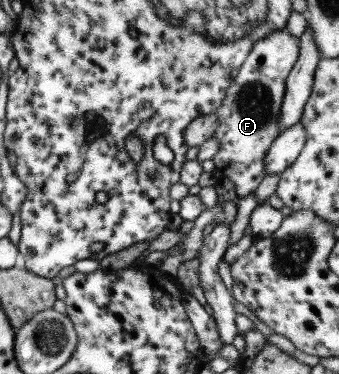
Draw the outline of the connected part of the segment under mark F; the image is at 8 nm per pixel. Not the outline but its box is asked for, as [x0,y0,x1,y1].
[212,28,298,197]

